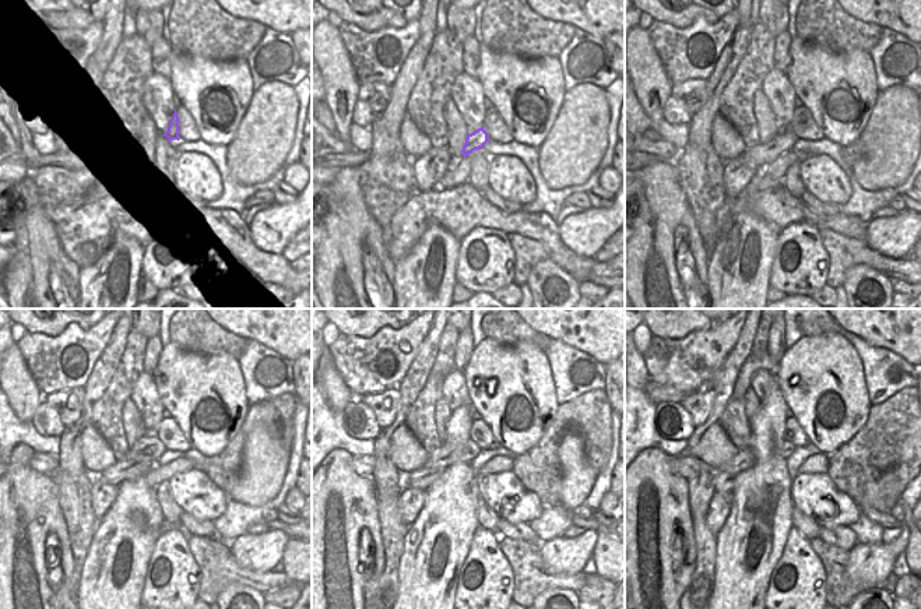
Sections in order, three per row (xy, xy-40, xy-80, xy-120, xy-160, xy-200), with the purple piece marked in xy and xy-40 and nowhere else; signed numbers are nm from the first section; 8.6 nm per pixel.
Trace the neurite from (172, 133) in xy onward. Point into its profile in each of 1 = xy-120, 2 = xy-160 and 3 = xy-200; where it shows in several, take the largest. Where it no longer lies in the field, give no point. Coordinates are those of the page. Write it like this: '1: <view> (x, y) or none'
1: xy-120 (123, 471)
2: xy-160 (422, 478)
3: xy-200 (721, 482)

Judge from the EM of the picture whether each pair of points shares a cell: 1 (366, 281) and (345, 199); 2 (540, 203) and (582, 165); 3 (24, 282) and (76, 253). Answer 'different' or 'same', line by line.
1: same
2: different
3: different

